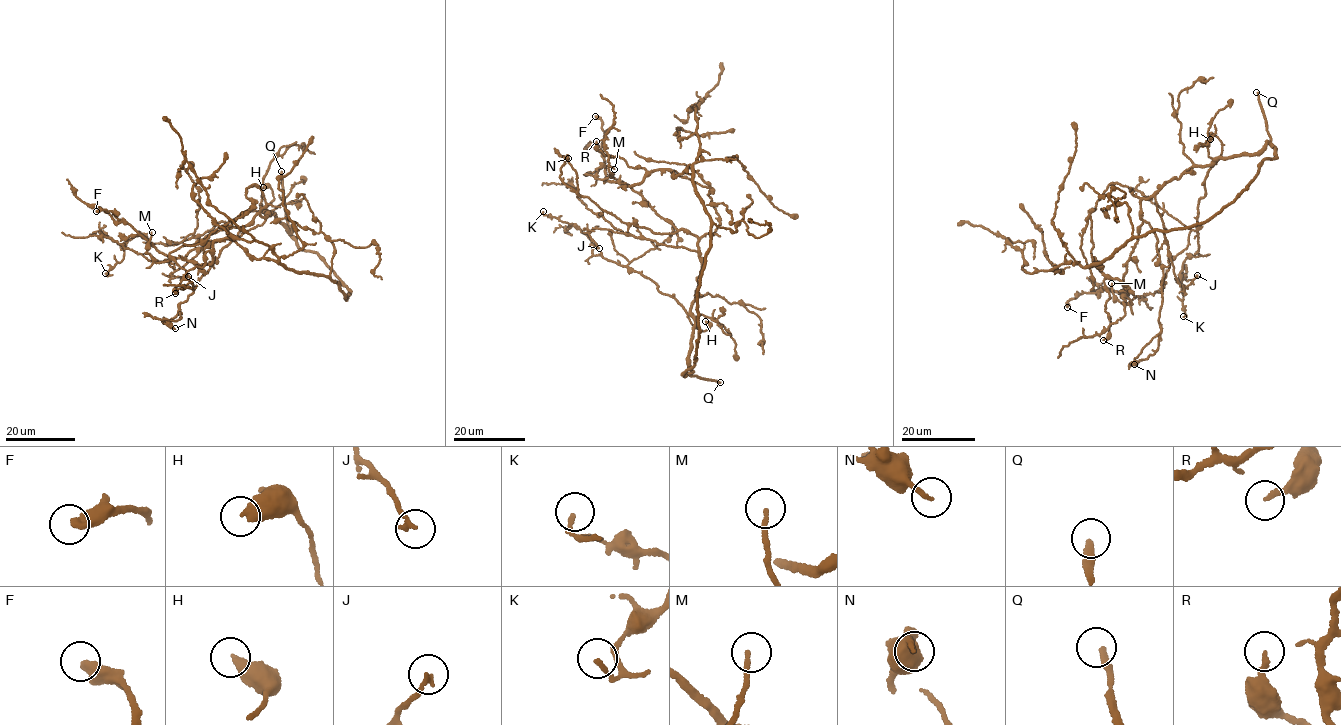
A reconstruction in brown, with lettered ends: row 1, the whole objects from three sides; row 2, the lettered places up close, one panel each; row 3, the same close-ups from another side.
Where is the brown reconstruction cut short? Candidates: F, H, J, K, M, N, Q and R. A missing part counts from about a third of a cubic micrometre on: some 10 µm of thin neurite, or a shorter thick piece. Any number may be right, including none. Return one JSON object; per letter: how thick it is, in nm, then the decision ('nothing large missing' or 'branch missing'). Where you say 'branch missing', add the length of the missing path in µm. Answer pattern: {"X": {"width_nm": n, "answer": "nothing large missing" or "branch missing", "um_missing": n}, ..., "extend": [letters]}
{"F": {"width_nm": 480, "answer": "nothing large missing"}, "H": {"width_nm": 480, "answer": "nothing large missing"}, "J": {"width_nm": 200, "answer": "nothing large missing"}, "K": {"width_nm": 160, "answer": "nothing large missing"}, "M": {"width_nm": 170, "answer": "nothing large missing"}, "N": {"width_nm": 150, "answer": "nothing large missing"}, "Q": {"width_nm": 280, "answer": "branch missing", "um_missing": 150}, "R": {"width_nm": 130, "answer": "nothing large missing"}, "extend": ["Q"]}

